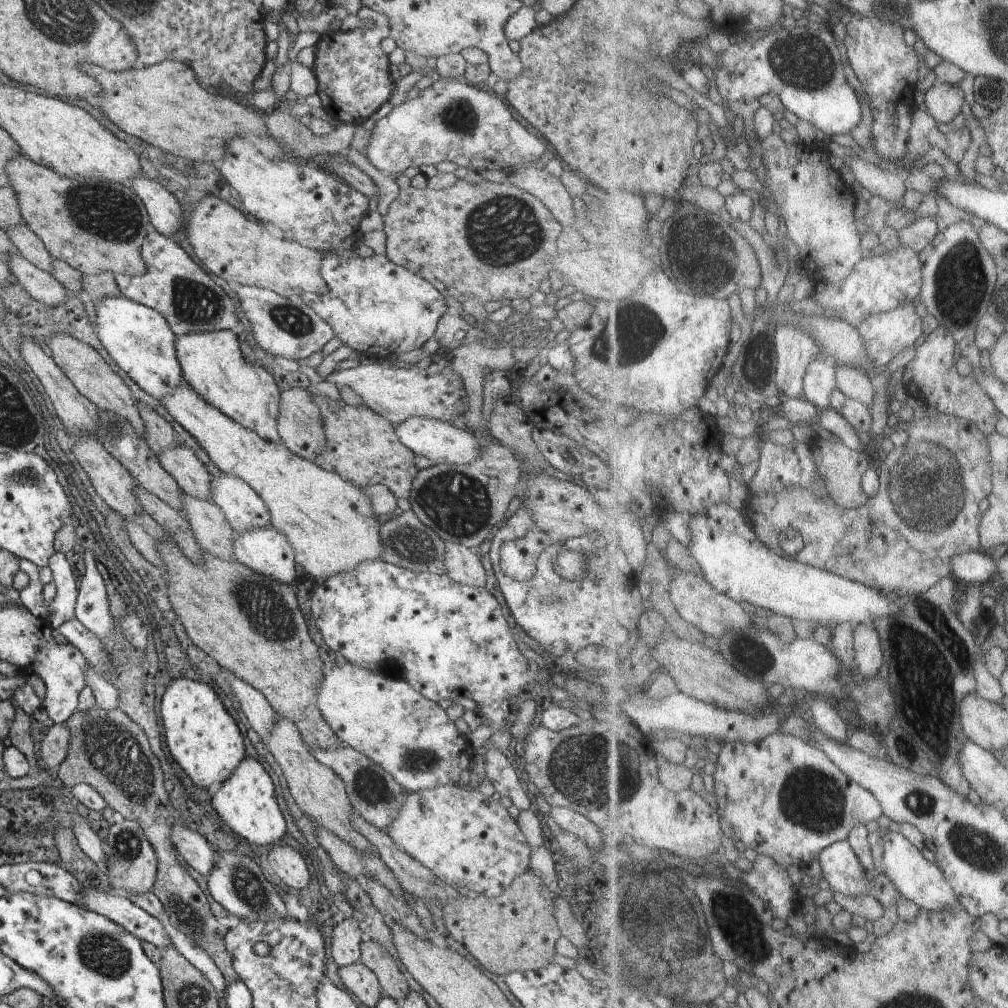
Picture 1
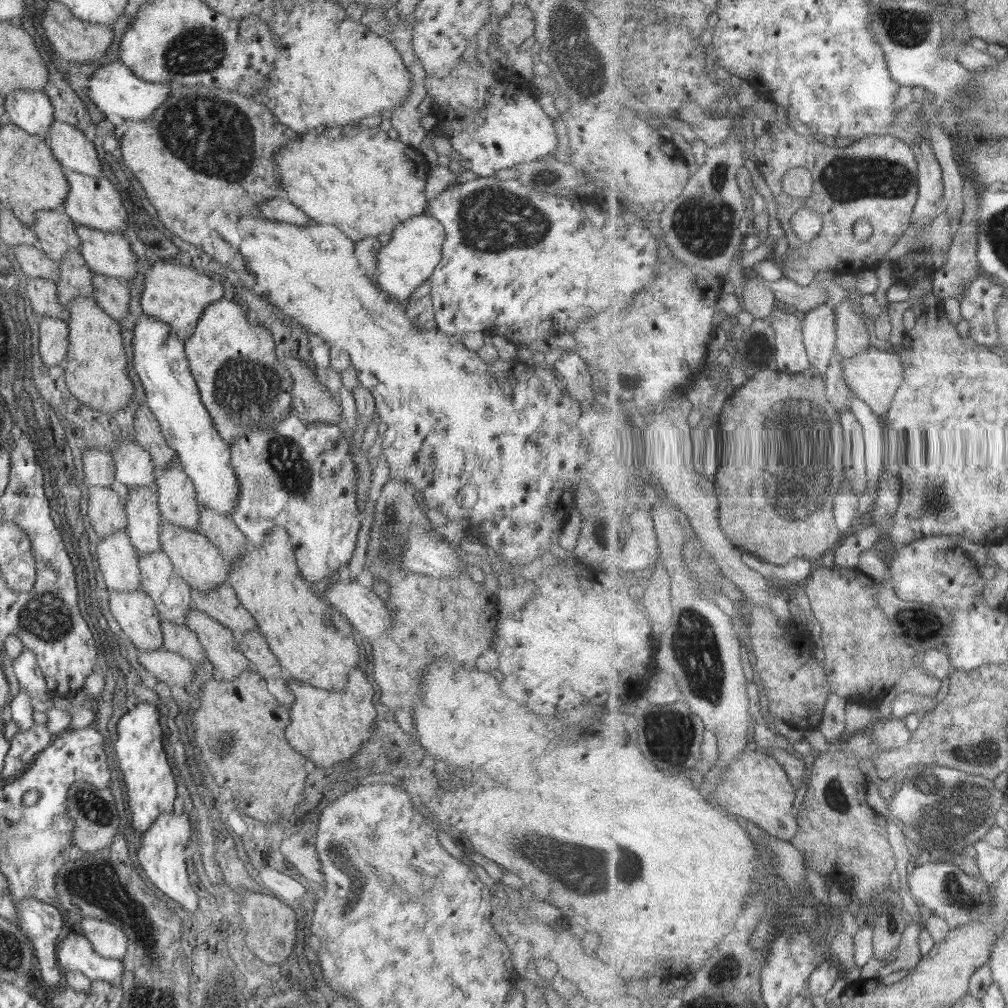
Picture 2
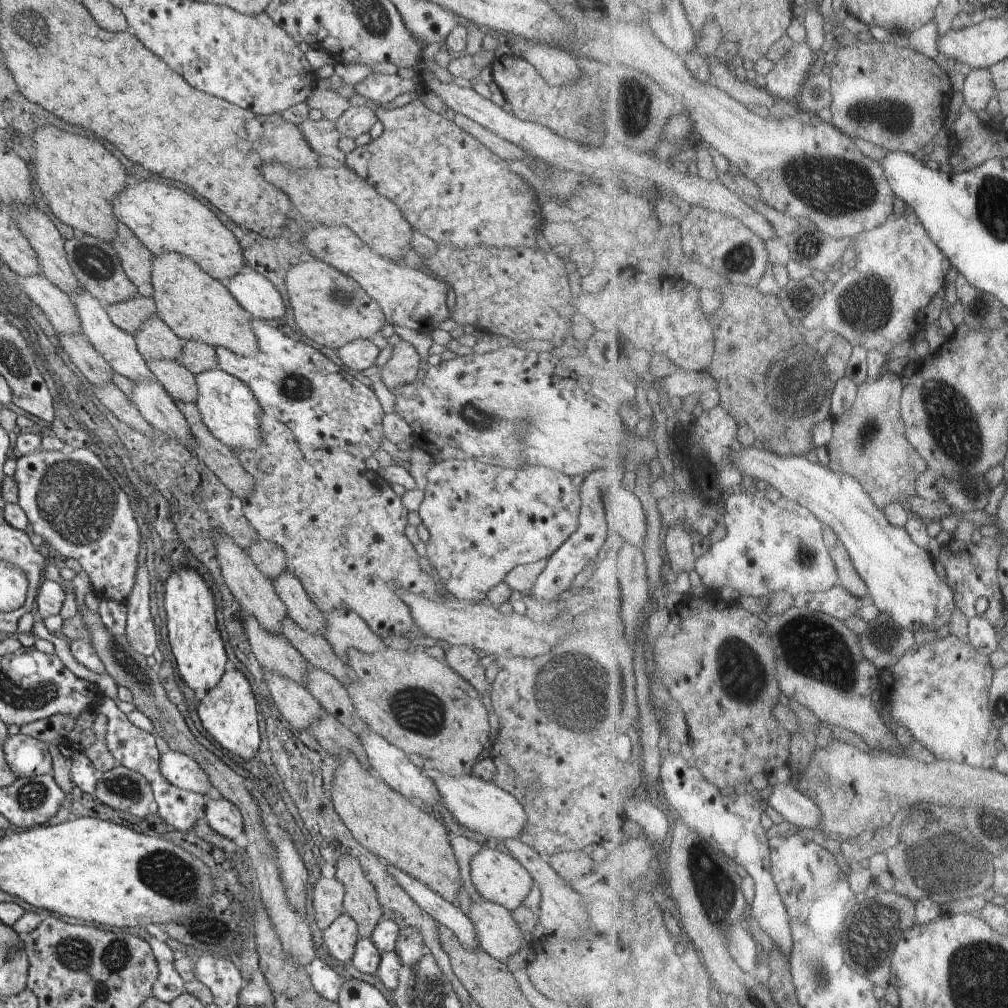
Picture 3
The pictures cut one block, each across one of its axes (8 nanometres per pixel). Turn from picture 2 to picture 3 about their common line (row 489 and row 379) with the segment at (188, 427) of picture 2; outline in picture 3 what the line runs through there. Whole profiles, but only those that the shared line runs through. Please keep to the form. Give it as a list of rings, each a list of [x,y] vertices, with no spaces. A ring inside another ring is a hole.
[[[220,368],[201,372],[195,375],[195,379],[198,388],[198,398],[195,403],[208,430],[235,451],[238,448],[246,450],[258,448],[258,444],[262,444],[262,409],[247,384]]]

